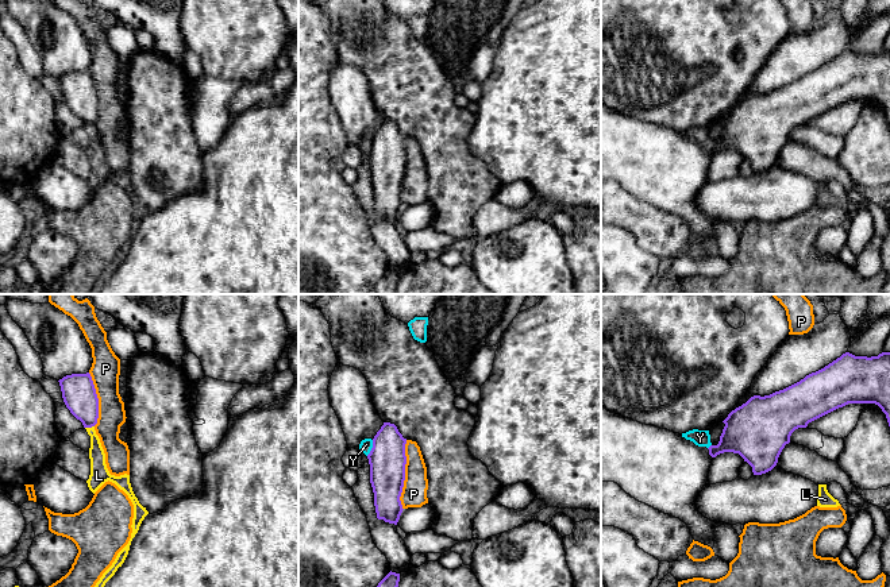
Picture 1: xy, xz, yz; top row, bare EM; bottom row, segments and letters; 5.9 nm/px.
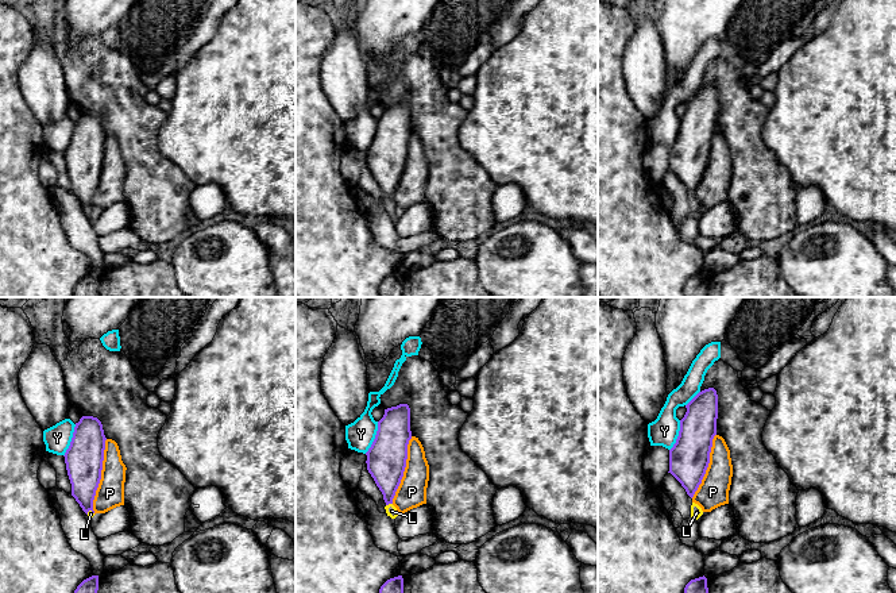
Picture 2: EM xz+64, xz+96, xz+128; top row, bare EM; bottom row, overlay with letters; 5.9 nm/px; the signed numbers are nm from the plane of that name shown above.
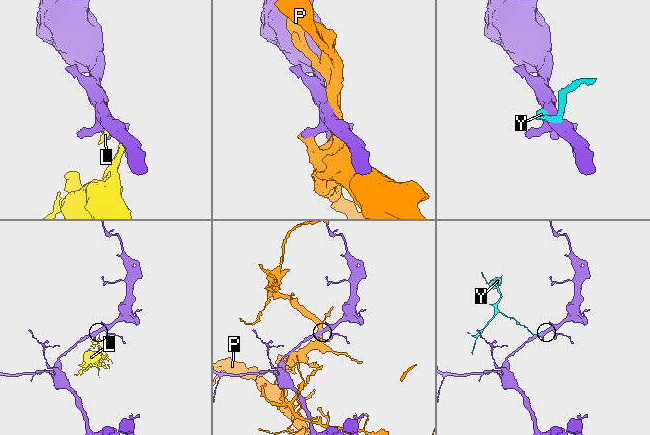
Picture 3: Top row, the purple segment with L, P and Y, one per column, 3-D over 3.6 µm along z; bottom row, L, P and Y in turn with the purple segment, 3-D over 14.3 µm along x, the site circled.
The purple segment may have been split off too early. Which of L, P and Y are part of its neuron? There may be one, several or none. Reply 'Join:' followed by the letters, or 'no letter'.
Join: no letter

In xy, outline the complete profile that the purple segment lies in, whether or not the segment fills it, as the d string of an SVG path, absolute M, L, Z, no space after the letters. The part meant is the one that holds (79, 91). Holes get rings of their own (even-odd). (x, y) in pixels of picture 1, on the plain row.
M72 72L58 80L70 111L82 120L84 125L95 124L99 116L99 96L90 72Z

